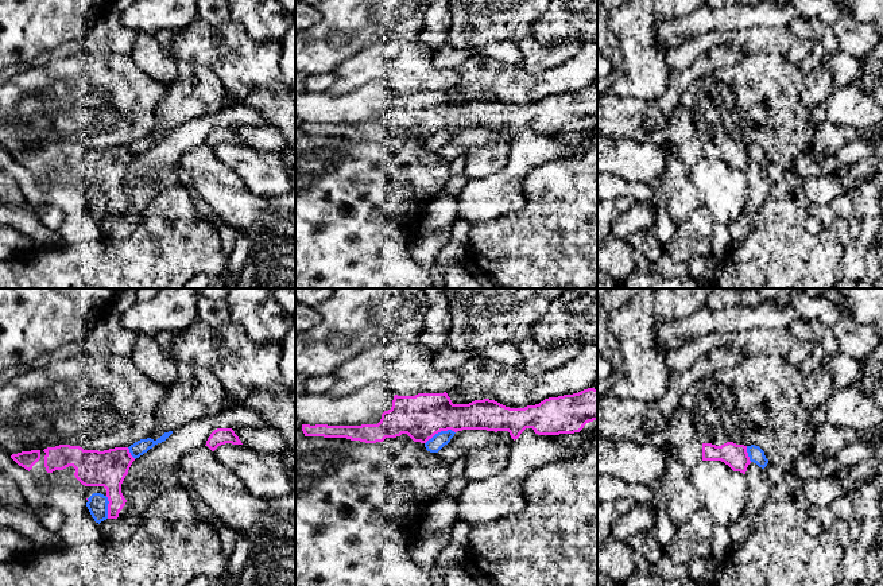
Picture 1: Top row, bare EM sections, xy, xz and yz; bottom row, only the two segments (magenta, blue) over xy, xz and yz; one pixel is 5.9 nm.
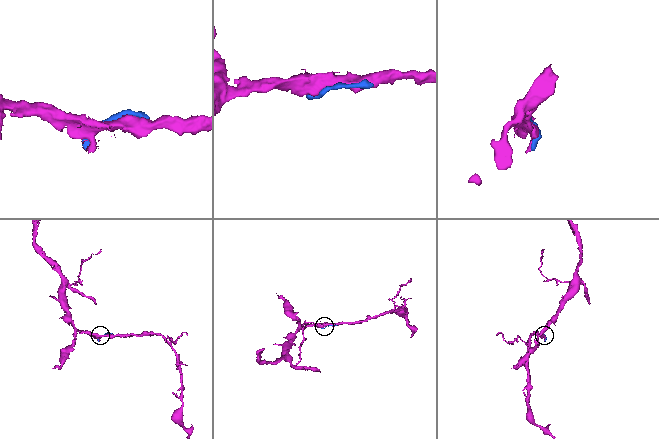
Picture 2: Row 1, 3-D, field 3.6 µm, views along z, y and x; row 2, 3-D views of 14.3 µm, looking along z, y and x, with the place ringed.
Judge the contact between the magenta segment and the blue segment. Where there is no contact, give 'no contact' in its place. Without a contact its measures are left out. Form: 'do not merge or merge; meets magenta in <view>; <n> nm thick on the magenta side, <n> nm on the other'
do not merge; meets magenta in xz; 260 nm thick on the magenta side, 90 nm on the other

